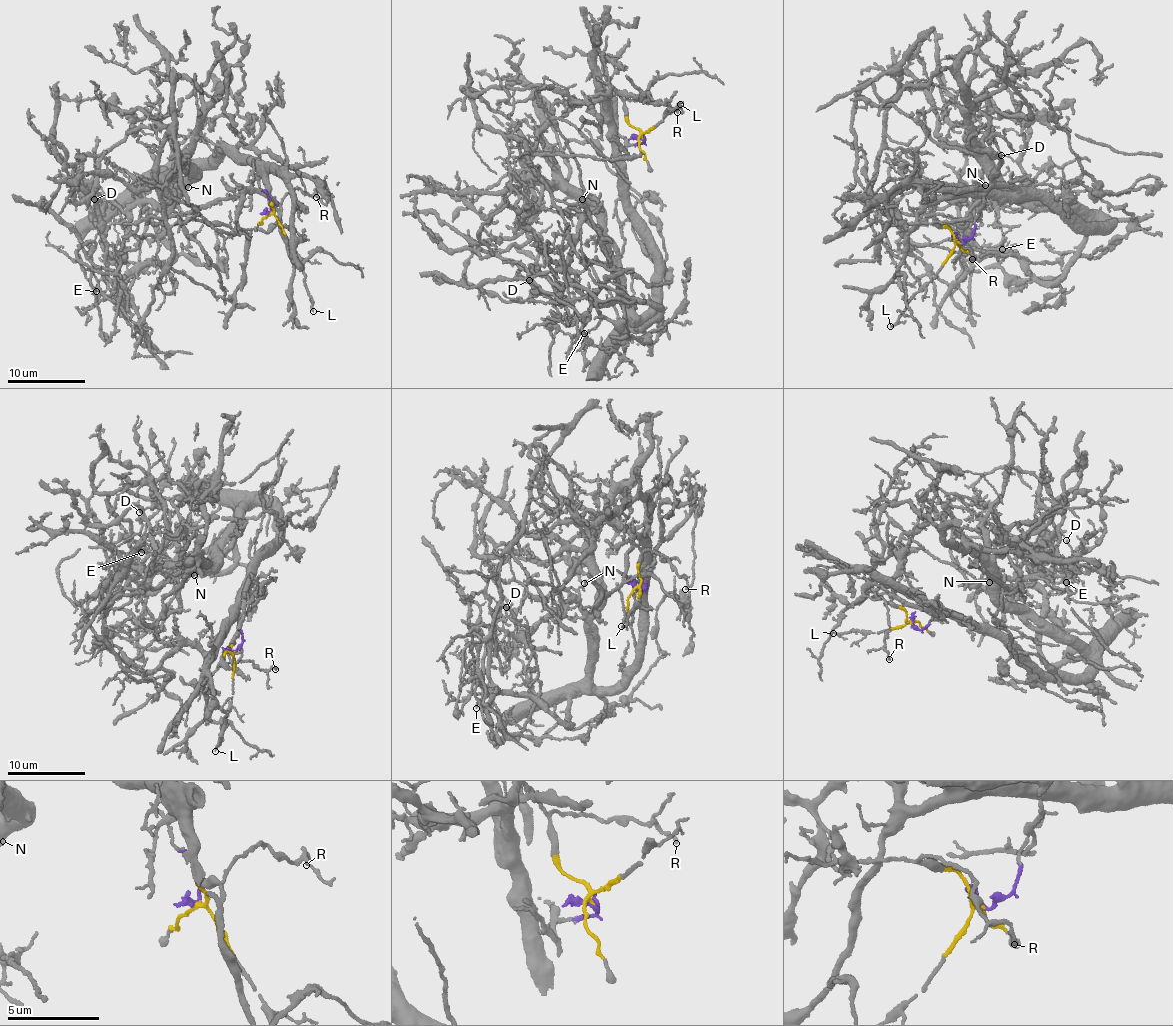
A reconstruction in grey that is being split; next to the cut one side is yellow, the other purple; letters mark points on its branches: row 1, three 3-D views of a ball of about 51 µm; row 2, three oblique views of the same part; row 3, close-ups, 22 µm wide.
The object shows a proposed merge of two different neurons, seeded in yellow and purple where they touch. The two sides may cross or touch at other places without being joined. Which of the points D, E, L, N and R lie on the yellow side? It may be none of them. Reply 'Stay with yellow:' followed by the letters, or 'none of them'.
Stay with yellow: L, R

